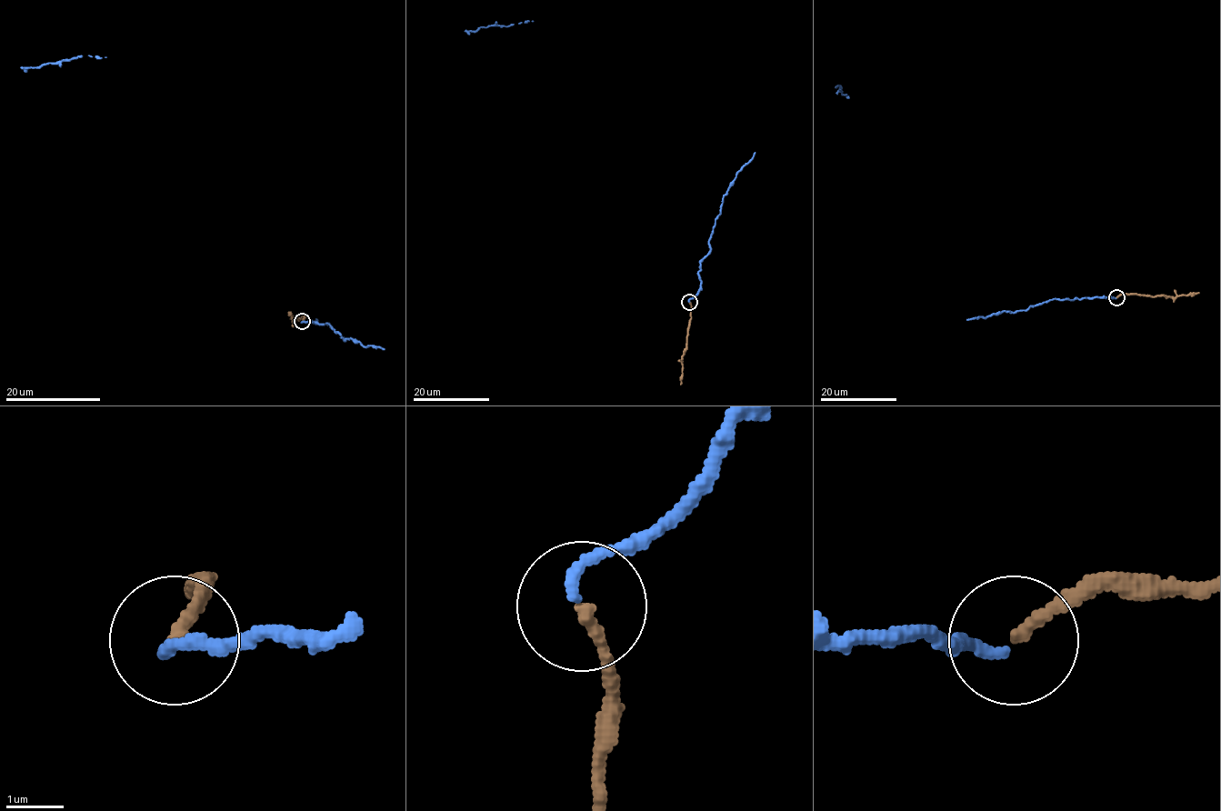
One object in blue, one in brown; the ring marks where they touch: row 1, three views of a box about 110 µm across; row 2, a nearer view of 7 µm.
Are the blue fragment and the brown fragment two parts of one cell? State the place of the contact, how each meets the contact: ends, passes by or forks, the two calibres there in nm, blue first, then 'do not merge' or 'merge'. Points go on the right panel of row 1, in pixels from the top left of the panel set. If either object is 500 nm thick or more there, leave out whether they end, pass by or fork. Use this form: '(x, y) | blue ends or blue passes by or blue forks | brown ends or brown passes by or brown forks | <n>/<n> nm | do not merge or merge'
(1116, 297) | blue ends | brown ends | 200/220 nm | merge

